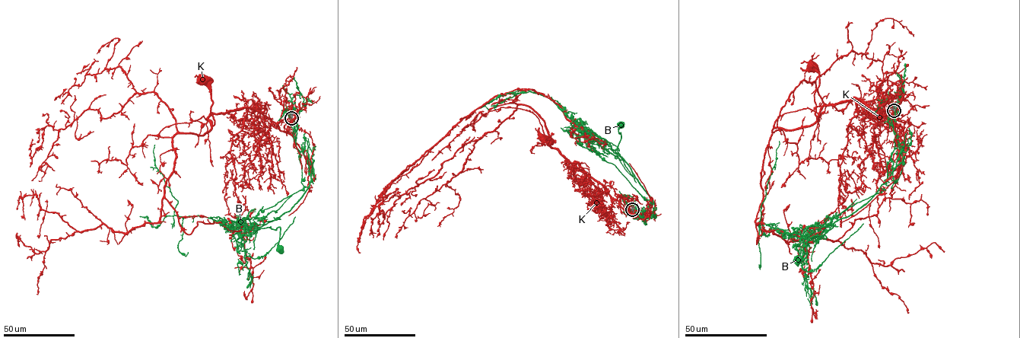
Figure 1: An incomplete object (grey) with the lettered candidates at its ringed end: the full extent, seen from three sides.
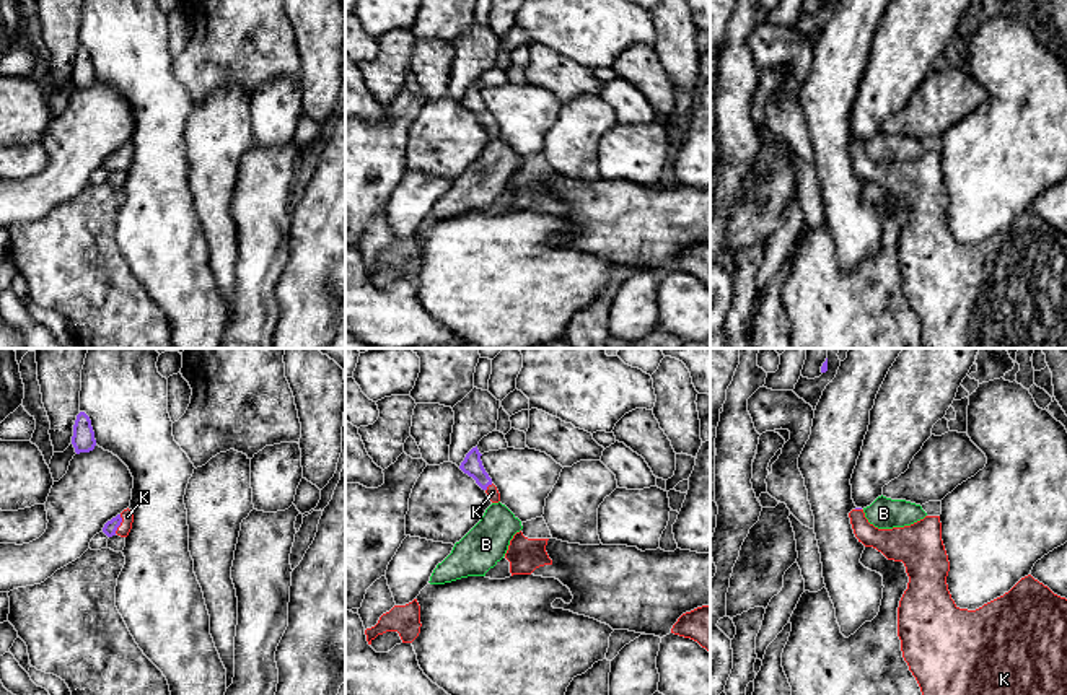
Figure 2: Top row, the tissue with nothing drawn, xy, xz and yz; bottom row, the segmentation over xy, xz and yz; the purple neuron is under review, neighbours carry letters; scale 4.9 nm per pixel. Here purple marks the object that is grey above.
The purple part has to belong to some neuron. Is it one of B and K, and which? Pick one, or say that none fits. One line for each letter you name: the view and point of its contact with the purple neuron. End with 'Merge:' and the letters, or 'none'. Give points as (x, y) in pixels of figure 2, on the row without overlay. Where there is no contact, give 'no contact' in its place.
K: contact xy (119, 160)
Merge: K

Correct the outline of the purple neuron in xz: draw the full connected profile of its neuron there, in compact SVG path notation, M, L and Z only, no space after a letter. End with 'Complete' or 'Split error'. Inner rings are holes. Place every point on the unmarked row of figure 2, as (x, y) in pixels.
M477 81L472 83L466 90L459 104L476 116L476 119L487 129L487 132L492 138L498 138L500 129L498 129L497 122L492 119L492 114L489 112L489 109L485 107L481 91L482 90L479 88Z. Split error

